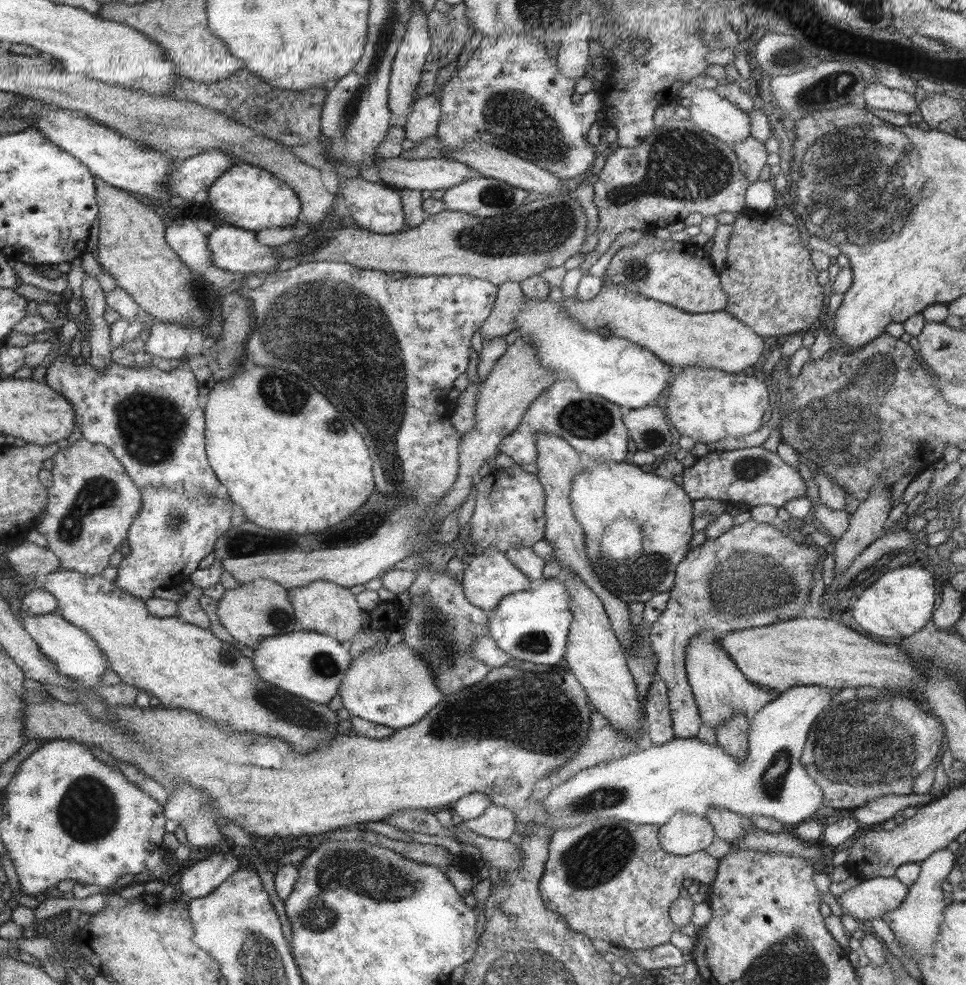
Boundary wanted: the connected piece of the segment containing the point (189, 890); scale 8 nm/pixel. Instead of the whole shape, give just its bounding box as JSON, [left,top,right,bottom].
[178,850,239,901]

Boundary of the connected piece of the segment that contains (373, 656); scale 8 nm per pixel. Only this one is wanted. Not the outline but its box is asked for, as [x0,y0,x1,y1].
[339,640,443,730]

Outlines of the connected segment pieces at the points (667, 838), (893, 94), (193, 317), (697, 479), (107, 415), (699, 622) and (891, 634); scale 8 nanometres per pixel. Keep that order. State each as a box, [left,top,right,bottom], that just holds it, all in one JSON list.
[[658,810,714,856],[864,82,918,115],[95,178,223,338],[681,446,805,509],[43,350,218,495],[650,519,819,737],[847,564,935,638]]

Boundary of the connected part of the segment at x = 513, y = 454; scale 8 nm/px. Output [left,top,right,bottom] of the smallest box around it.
[498,379,631,466]

